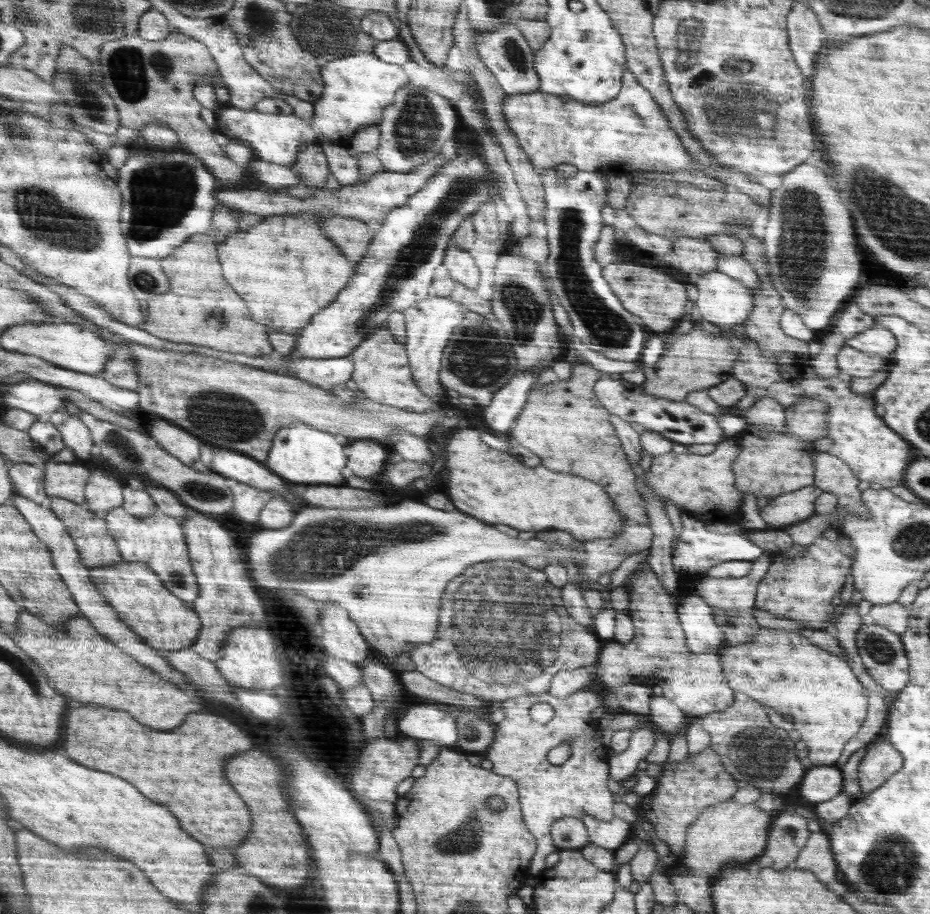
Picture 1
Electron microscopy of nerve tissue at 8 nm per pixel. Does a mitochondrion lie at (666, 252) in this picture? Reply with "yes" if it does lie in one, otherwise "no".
no

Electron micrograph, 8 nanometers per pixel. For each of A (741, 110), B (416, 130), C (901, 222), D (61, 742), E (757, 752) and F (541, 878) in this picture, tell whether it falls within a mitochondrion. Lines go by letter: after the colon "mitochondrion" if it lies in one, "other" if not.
A: mitochondrion
B: mitochondrion
C: mitochondrion
D: other
E: mitochondrion
F: other

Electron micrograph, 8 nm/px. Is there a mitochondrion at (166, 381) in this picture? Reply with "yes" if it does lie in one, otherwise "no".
no

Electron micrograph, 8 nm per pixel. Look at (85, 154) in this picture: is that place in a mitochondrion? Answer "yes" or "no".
no

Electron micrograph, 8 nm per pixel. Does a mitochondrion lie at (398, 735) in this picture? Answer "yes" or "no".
no

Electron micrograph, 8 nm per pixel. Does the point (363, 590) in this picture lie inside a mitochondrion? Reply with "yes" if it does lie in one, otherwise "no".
yes

